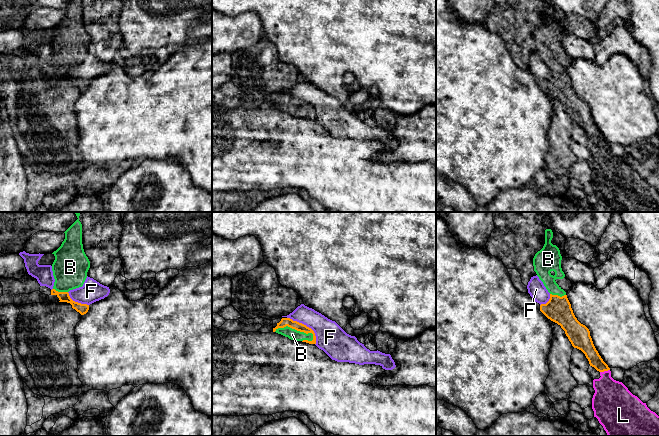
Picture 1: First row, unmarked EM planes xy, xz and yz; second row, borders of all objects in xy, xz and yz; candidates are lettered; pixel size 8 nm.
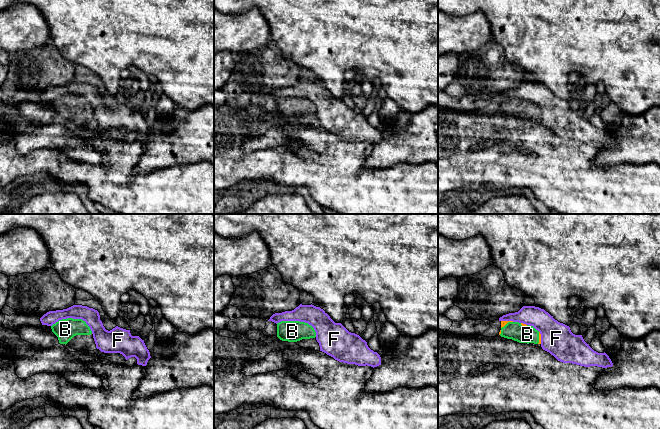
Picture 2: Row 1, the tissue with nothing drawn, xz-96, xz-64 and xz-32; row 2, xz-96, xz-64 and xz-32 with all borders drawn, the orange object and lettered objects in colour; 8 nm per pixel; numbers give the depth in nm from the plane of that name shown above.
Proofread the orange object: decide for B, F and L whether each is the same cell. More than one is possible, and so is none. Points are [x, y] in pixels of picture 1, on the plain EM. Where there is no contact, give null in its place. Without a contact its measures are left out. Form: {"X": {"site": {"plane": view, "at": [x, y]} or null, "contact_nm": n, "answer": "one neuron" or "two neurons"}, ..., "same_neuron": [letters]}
{"B": {"site": {"plane": "xz", "at": [296, 105]}, "contact_nm": 320, "answer": "one neuron"}, "F": {"site": {"plane": "xz", "at": [305, 101]}, "contact_nm": 320, "answer": "two neurons"}, "L": {"site": {"plane": "yz", "at": [604, 146]}, "contact_nm": 80, "answer": "one neuron"}, "same_neuron": ["B", "L"]}

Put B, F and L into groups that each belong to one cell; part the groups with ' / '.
B L / F

